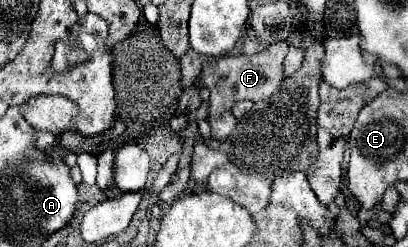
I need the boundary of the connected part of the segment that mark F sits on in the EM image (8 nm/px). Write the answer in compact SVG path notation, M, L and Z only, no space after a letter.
M276 42L276 44L270 44L270 48L266 48L264 52L258 52L252 56L246 56L246 54L222 56L214 64L206 64L202 68L200 82L202 82L202 86L206 84L206 88L210 90L208 116L222 116L224 112L228 112L232 108L232 104L236 100L258 102L258 100L270 98L284 80L282 62L286 58L286 52L288 52L288 44Z

